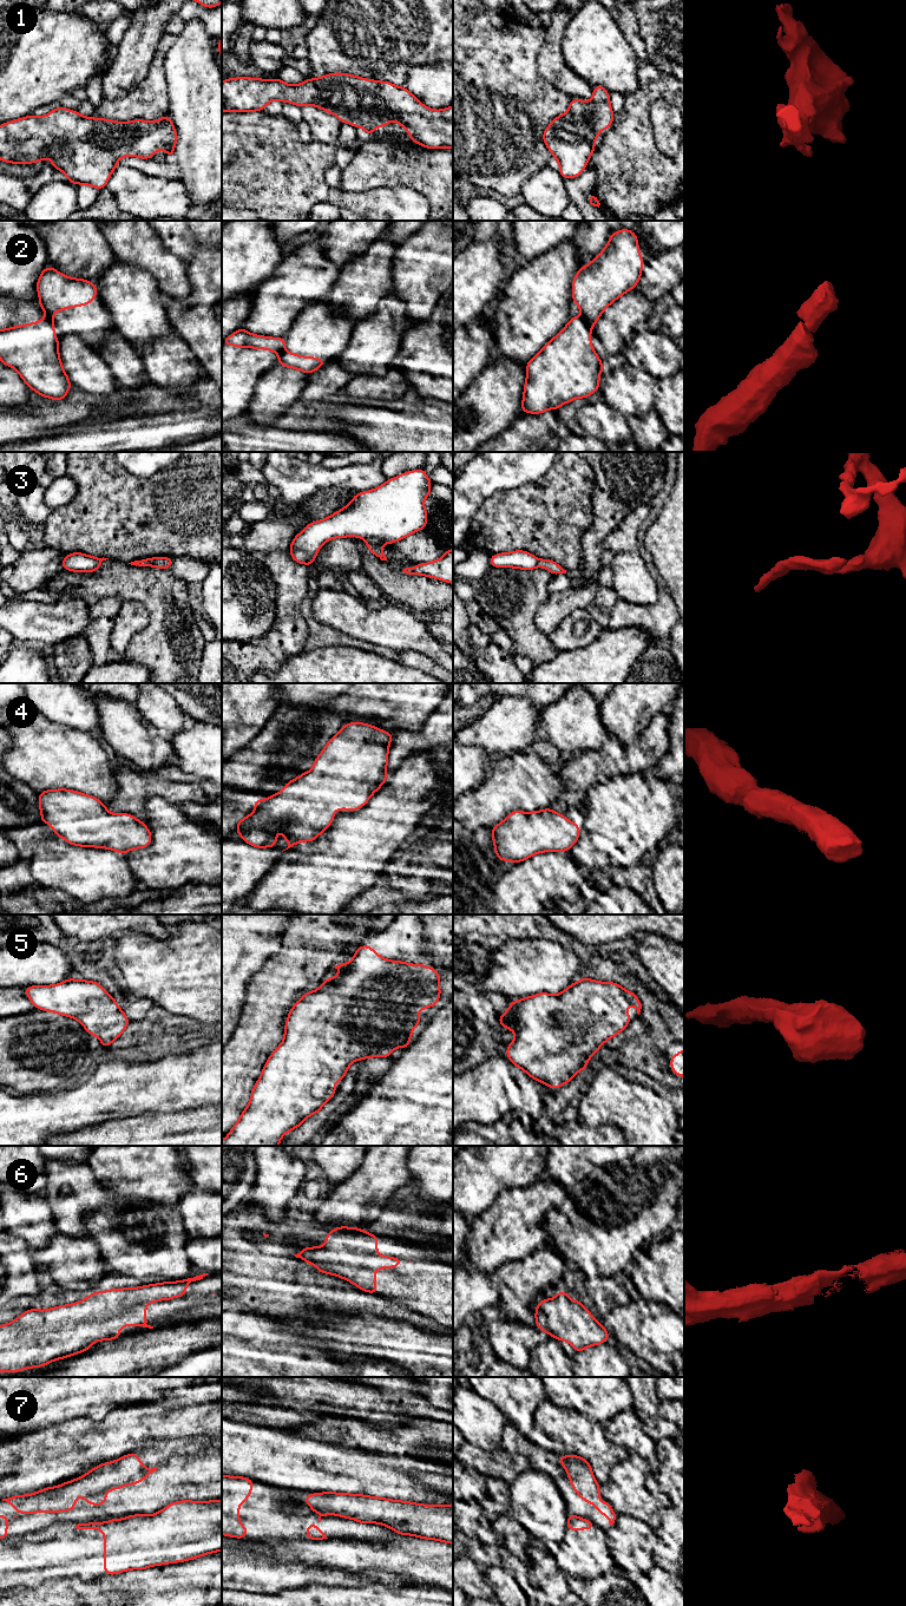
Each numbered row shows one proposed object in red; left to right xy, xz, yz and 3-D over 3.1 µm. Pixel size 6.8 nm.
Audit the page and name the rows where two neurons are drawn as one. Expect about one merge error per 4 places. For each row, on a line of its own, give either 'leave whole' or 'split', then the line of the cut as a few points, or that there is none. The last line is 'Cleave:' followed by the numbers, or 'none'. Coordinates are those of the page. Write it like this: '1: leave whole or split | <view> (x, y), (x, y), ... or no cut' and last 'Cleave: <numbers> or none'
1: leave whole | no cut
2: split | yz (582, 318), (591, 327)
3: split | xz (367, 538), (374, 538), (379, 543)
4: leave whole | no cut
5: leave whole | no cut
6: leave whole | no cut
7: split | xy (91, 1522), (87, 1523)
Cleave: 2, 3, 7

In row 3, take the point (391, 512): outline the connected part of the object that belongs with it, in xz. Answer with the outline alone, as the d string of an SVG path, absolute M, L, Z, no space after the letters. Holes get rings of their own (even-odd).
M420 468L356 493L348 505L297 533L289 548L291 558L309 566L321 546L333 538L374 538L392 544L425 529L428 513L424 499L431 496L431 484Z

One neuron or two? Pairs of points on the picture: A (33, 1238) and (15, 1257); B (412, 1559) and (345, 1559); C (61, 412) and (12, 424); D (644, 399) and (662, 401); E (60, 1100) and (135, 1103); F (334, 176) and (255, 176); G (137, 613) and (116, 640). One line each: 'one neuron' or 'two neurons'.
A: two neurons
B: one neuron
C: one neuron
D: two neurons
E: one neuron
F: two neurons
G: one neuron

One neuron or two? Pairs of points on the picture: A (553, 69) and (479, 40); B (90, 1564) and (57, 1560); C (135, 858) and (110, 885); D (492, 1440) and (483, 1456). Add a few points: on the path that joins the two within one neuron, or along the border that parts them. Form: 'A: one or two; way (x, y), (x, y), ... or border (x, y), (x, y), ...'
A: two; border (544, 35), (538, 53), (538, 72), (553, 86)
B: one; way (81, 1561), (65, 1560)
C: two; border (123, 854), (136, 878)
D: two; border (465, 1440), (486, 1450), (500, 1448)

